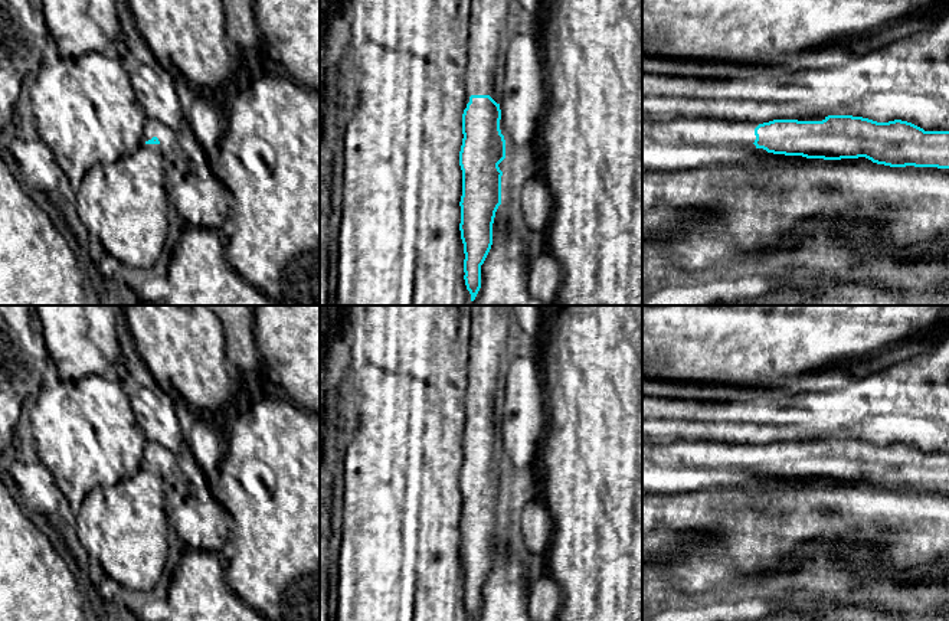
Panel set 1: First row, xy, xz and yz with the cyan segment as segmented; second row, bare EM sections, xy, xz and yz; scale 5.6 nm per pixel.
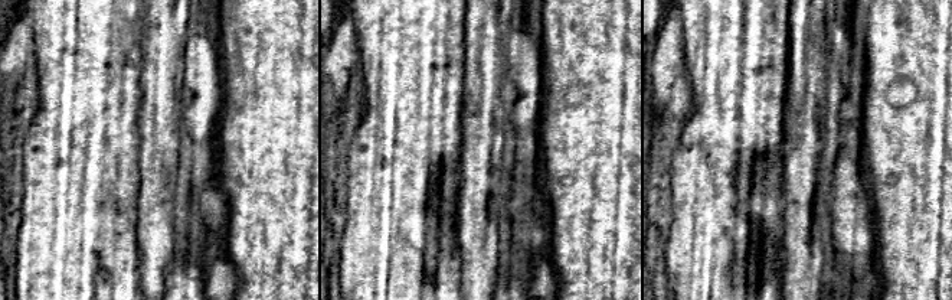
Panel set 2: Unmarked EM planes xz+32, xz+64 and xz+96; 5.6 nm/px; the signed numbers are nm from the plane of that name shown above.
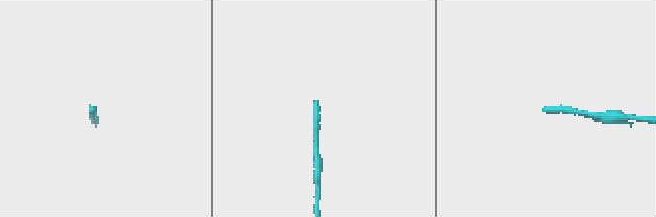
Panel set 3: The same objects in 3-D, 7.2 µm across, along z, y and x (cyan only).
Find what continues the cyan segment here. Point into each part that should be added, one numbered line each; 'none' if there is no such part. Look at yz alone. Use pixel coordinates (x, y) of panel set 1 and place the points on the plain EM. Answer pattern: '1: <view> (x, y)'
1: yz (667, 468)

